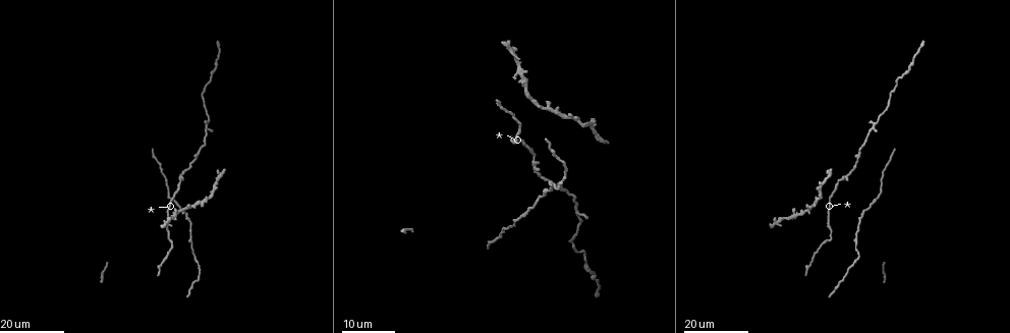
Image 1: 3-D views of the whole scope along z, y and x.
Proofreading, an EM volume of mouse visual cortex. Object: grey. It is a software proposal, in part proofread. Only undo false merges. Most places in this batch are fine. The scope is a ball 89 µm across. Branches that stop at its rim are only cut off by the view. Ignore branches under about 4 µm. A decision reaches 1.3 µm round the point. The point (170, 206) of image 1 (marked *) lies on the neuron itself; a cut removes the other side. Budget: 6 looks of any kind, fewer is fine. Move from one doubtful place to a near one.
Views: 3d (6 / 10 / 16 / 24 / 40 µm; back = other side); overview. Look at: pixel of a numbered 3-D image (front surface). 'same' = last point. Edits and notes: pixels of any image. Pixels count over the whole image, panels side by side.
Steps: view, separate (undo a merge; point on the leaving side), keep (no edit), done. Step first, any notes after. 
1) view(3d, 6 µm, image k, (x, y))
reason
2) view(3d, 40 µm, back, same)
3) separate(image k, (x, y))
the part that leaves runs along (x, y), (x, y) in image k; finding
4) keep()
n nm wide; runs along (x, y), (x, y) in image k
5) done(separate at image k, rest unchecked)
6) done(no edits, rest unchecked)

view(3d, 16 µm, image 1, (197, 156))
three arms meet

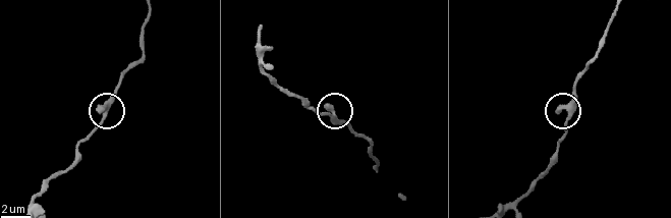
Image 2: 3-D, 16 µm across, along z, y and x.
view(3d, 10 µm, image 2, (567, 119))

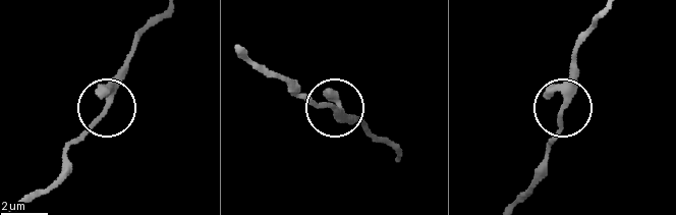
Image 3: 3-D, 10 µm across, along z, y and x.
keep()
runs along (513, 203), (546, 167), (577, 41) in image 3; one neuron here

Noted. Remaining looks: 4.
view(3d, 16 µm, image 1, (876, 122))
thick turns thin

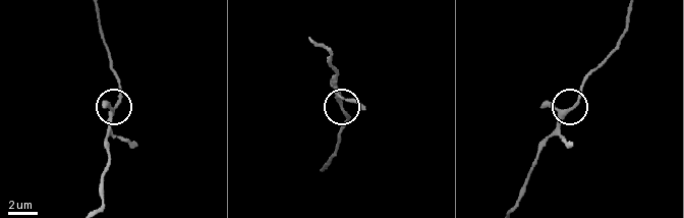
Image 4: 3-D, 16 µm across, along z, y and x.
view(3d, 6 µm, image 4, (342, 105))

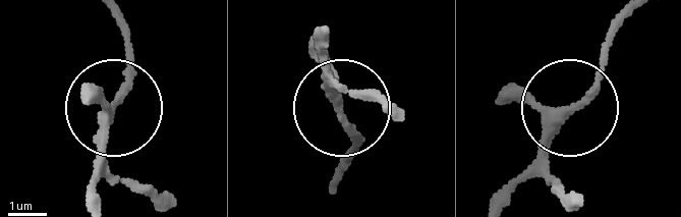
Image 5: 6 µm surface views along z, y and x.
keep()
3 arms; runs along (497, 203), (555, 115), (584, 96), (611, 40) in image 5; one neuron here

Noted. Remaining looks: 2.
view(3d, 16 µm, image 1, (807, 209))
a fork

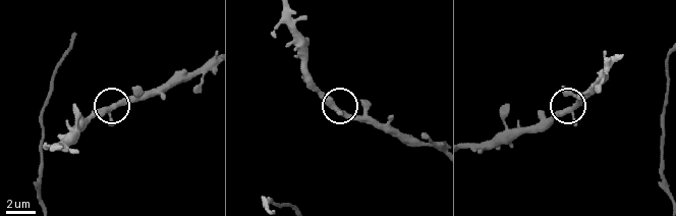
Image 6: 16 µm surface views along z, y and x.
view(3d, 10 µm, image 6, (334, 109))

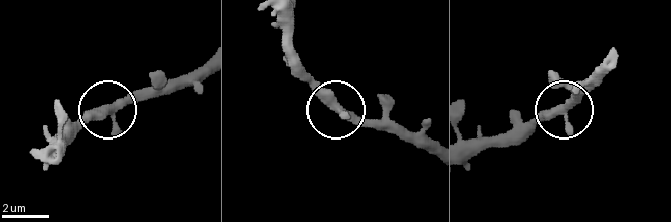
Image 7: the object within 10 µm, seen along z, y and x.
keep()
side arm 16 µm; 3 arms; one neuron here

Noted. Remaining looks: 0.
done(no edits, rest unchecked)

